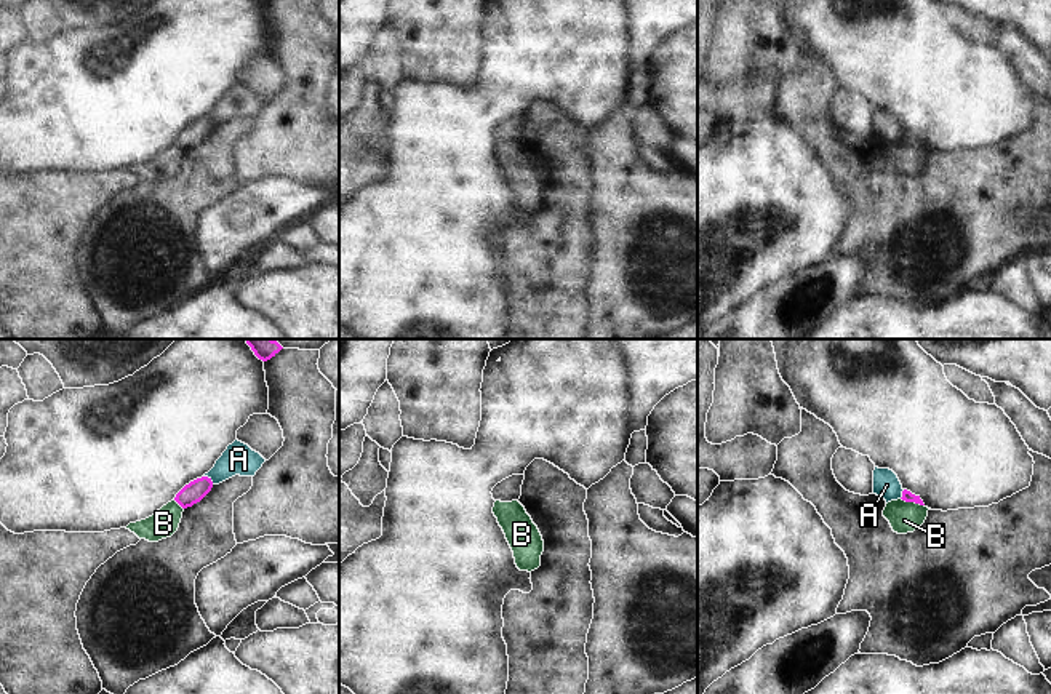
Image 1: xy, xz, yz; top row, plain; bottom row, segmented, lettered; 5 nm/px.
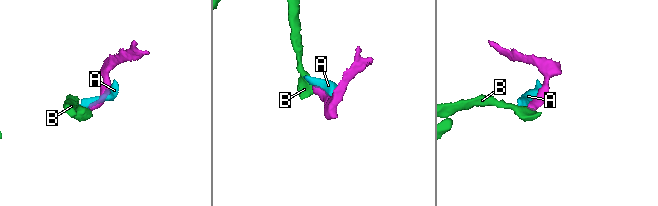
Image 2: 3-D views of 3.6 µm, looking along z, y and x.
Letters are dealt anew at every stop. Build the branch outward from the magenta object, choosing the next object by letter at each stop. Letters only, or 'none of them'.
none of them

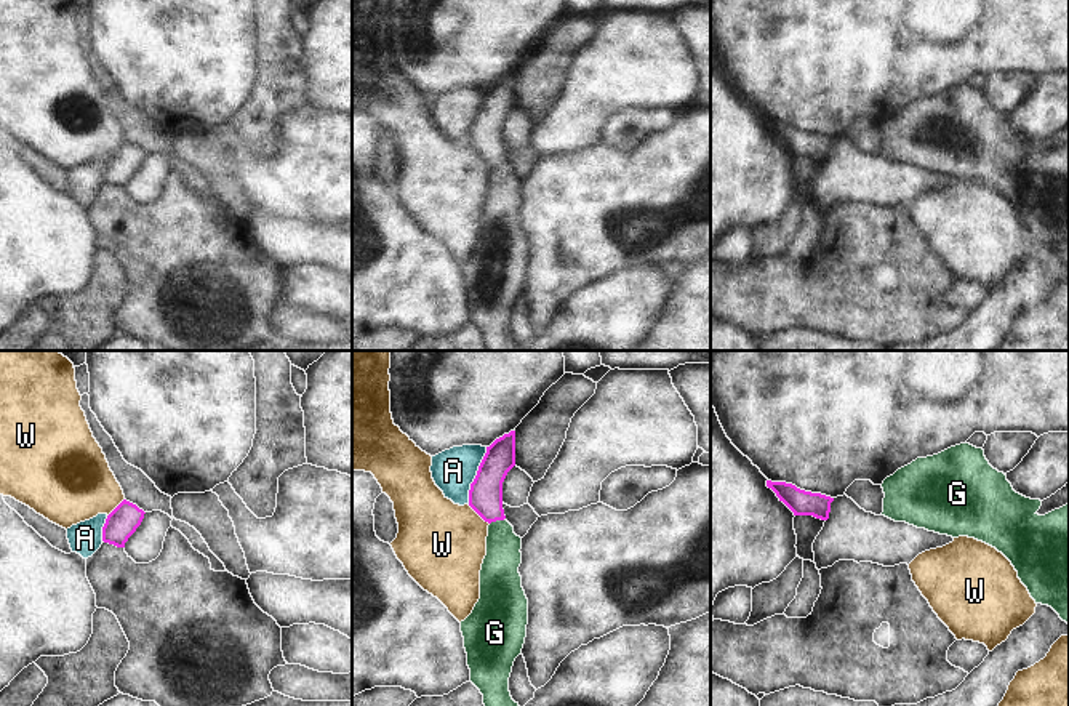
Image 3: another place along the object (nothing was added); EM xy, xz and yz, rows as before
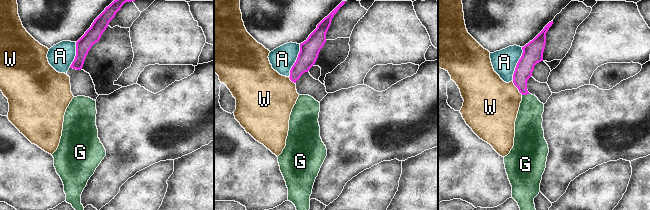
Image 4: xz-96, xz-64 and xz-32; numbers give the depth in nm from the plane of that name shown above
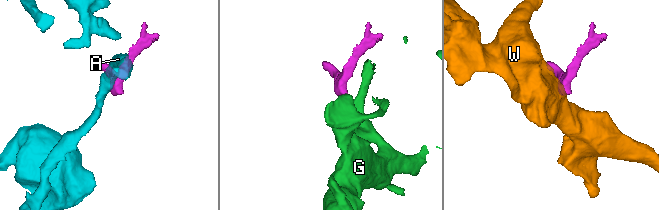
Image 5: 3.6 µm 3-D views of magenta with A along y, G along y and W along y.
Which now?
G

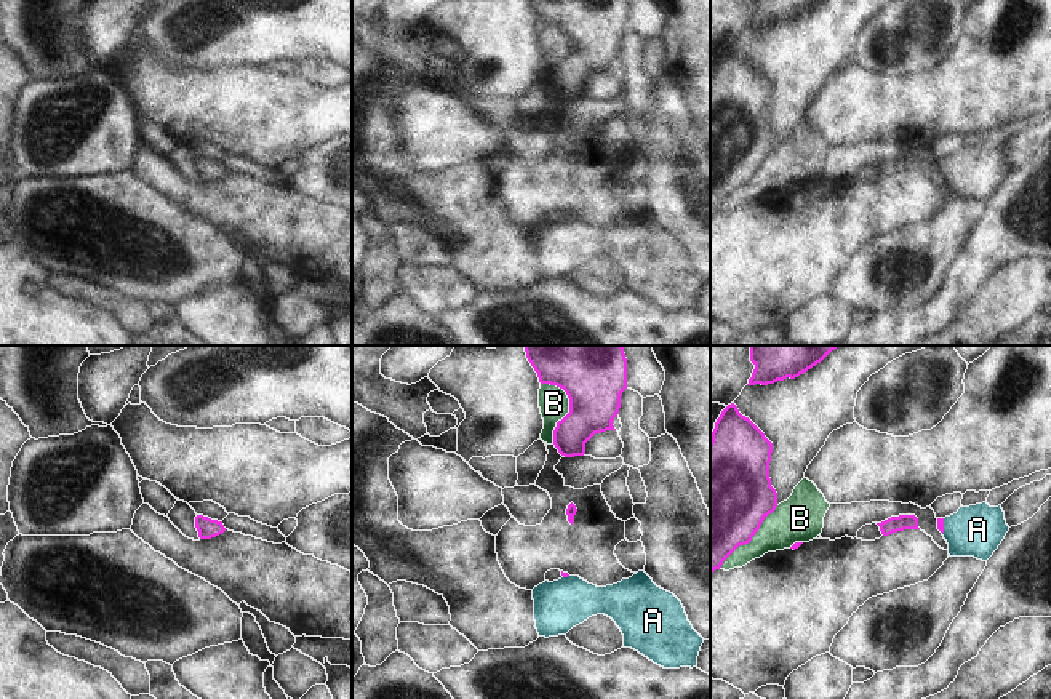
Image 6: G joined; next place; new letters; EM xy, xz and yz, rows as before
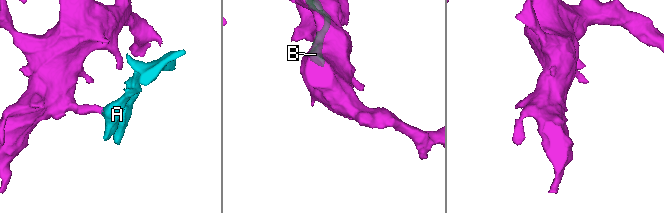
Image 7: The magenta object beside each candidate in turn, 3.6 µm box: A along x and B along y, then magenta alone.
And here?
A

